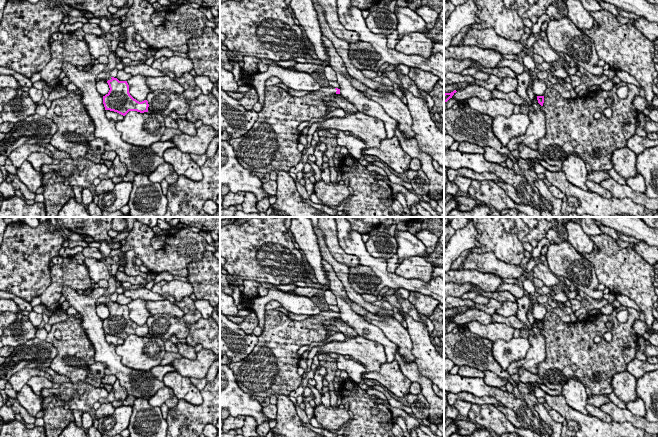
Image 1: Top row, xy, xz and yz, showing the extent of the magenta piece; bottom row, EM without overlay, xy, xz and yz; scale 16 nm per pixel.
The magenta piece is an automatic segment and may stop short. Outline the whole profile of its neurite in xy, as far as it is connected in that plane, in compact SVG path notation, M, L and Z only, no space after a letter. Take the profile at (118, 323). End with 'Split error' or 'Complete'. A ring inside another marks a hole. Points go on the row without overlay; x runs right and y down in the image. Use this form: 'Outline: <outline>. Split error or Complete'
Outline: M100 296L96 303L106 304L110 312L109 316L103 320L105 334L114 335L123 340L129 335L148 336L148 325L139 326L134 323L129 317L127 305L119 305L111 301L109 296Z. Split error

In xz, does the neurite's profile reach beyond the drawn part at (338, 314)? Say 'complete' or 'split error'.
split error

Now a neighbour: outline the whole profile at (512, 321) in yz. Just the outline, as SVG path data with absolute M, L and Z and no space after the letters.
M494 313L492 314L492 322L503 323L514 329L526 329L529 335L534 335L533 330L524 325L516 316L503 317L502 315Z

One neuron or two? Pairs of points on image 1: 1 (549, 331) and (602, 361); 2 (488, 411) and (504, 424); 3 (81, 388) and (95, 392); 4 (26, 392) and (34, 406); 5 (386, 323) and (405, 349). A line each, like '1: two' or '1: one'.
1: one
2: one
3: one
4: one
5: one

